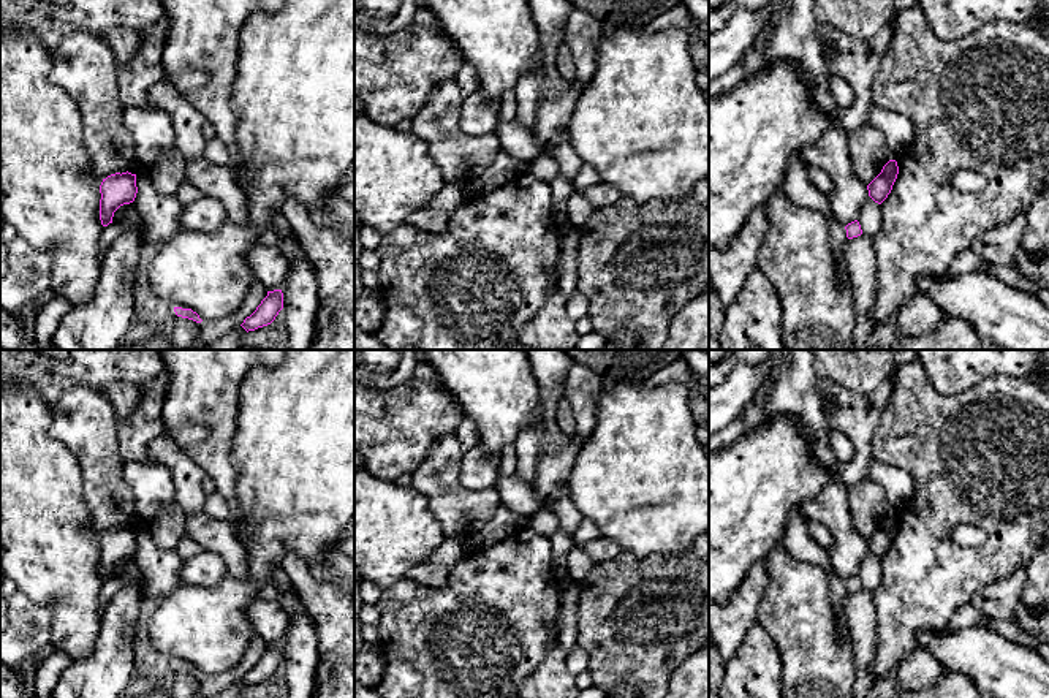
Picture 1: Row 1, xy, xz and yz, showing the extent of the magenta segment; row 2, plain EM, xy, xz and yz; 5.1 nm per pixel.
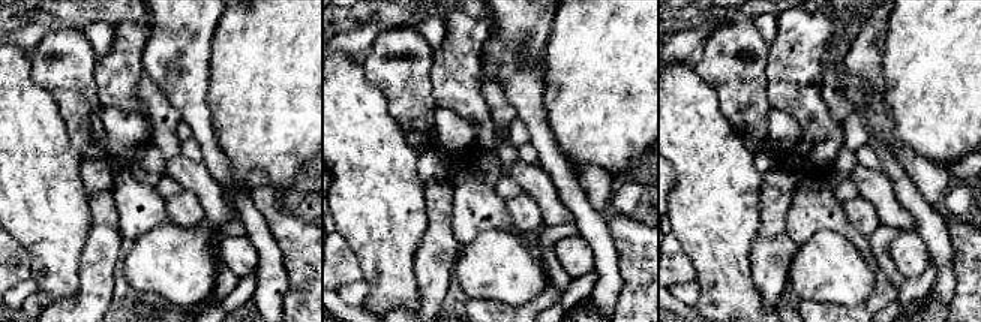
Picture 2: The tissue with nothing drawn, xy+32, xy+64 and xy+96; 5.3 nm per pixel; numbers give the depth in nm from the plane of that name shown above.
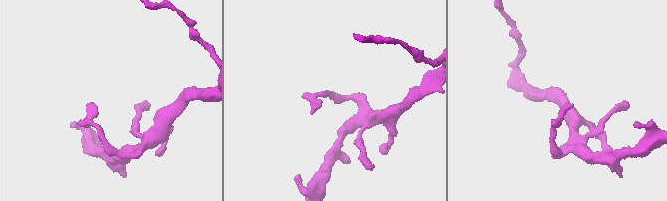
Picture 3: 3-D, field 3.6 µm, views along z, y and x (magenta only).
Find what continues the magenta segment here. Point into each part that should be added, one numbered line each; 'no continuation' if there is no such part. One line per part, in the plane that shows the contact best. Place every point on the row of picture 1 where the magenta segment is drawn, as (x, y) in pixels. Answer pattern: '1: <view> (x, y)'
no continuation

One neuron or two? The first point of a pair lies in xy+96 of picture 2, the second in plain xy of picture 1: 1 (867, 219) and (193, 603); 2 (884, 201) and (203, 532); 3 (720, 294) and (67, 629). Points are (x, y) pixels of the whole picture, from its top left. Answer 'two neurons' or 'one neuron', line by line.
1: two neurons
2: one neuron
3: one neuron

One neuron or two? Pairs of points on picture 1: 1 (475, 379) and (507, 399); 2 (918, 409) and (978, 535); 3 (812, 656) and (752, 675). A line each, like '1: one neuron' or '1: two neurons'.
1: one neuron
2: two neurons
3: two neurons

